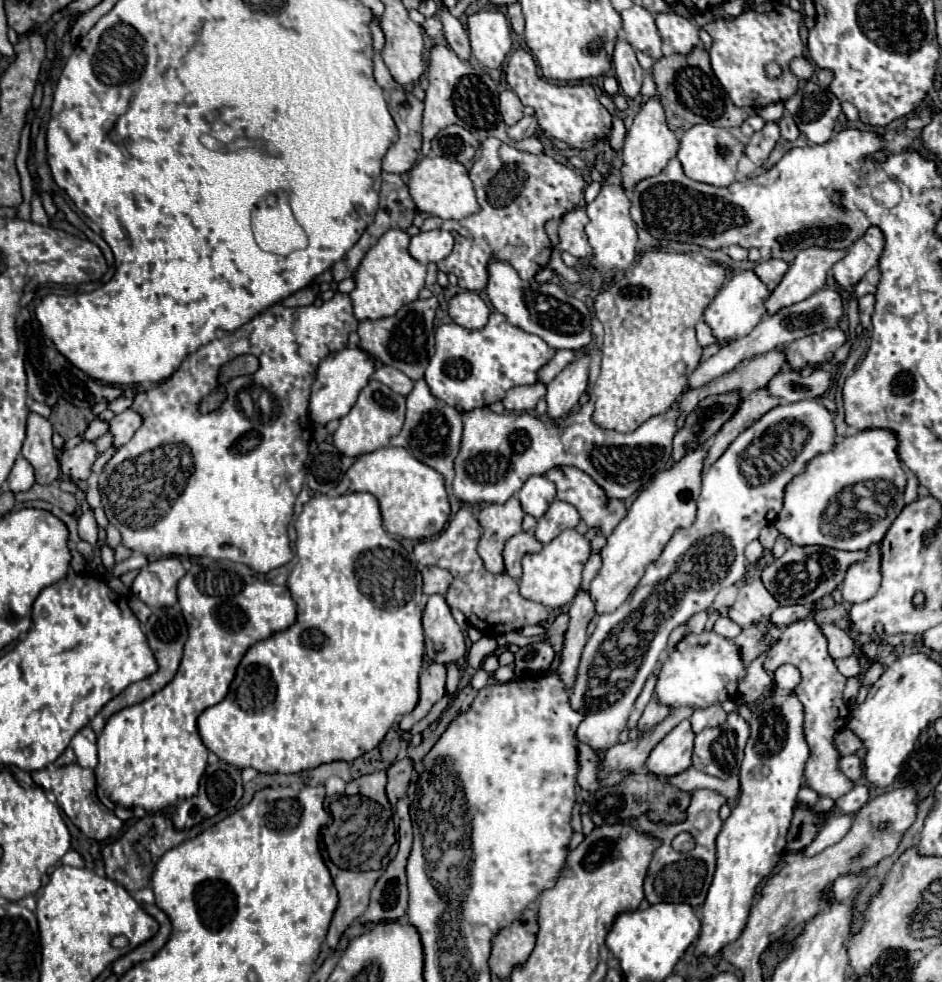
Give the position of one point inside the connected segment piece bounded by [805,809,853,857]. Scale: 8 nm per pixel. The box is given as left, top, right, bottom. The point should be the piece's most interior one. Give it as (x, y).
(836, 826)

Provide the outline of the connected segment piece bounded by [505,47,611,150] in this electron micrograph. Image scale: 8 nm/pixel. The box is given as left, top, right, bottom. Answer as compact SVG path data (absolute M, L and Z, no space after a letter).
M515 49L509 57L509 67L505 71L507 83L511 89L519 95L523 105L531 105L535 109L539 127L543 133L551 139L559 139L567 143L573 149L586 150L597 142L603 141L611 133L611 115L609 111L599 103L597 93L591 85L557 85L549 83L543 77L537 75L537 65L529 51Z

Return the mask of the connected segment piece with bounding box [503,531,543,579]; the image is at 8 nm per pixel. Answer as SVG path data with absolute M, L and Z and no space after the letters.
M521 531L521 533L513 535L505 543L505 551L503 551L505 573L519 579L521 577L521 559L523 559L523 555L525 553L535 553L535 551L541 551L541 549L543 549L543 543L539 543L539 539L535 539L533 533Z

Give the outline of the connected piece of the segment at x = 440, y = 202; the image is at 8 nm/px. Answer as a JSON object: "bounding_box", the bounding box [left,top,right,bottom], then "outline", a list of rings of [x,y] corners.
{"bounding_box":[407,157,479,219],"outline":[[[421,157],[417,165],[409,171],[407,181],[409,193],[417,205],[417,211],[425,211],[437,215],[441,219],[463,219],[471,213],[479,211],[473,183],[469,179],[467,169],[461,163],[455,163],[445,157]]]}

